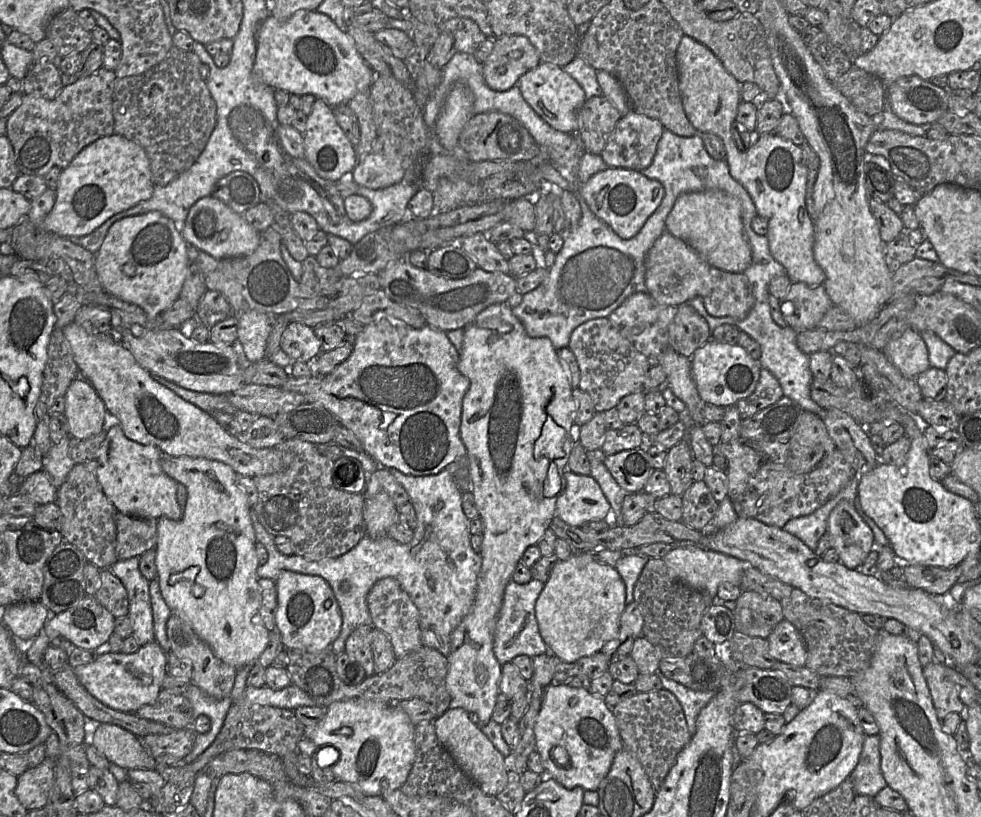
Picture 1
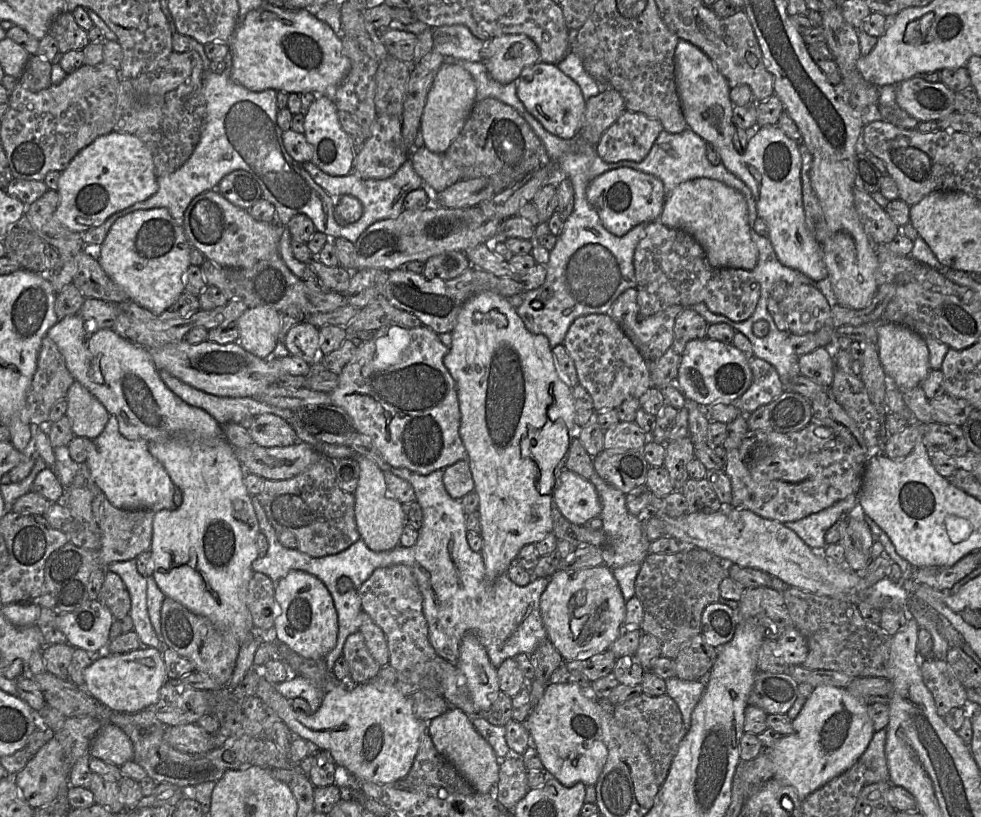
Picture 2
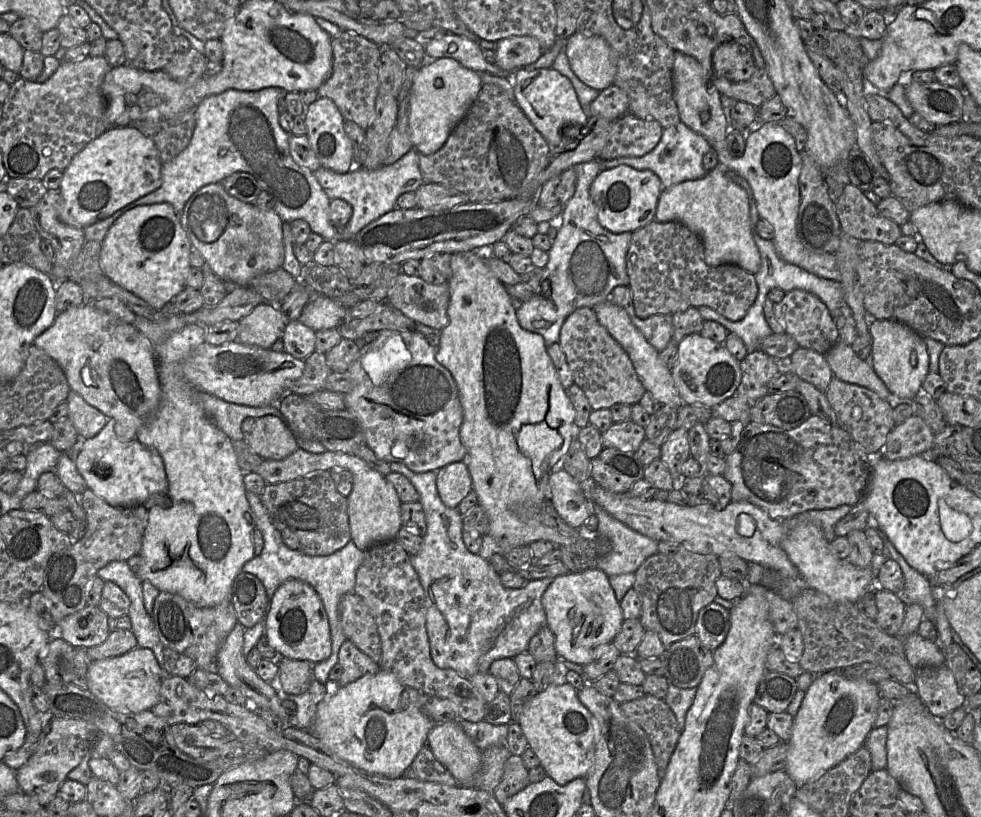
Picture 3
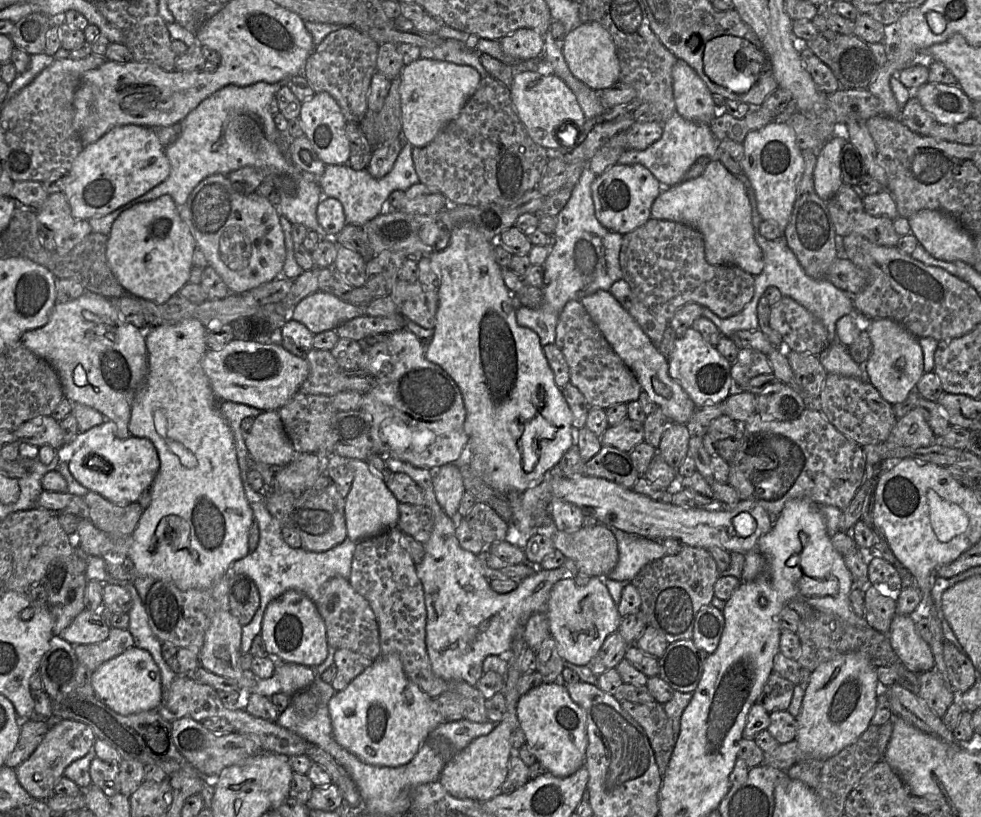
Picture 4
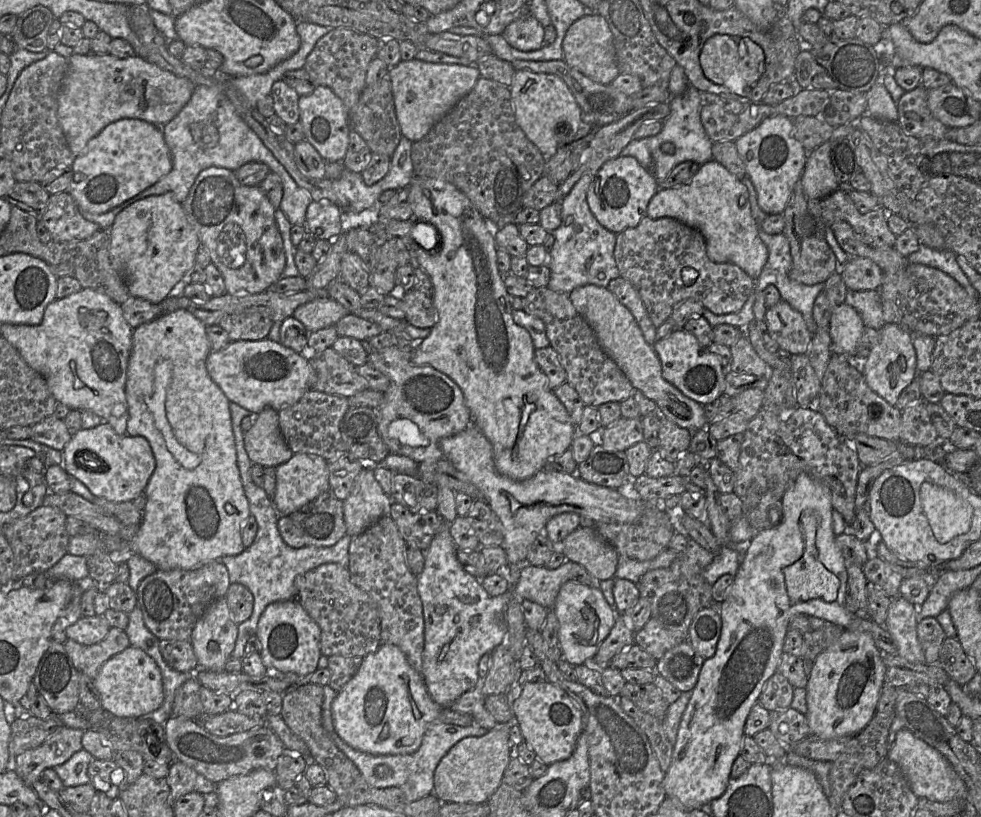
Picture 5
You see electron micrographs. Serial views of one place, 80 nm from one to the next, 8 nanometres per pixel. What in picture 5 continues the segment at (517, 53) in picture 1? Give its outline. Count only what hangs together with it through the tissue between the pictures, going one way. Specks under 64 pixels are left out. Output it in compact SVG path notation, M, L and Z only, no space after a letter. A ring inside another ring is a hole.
M526 14L509 24L502 36L513 48L530 52L542 48L545 28L532 15Z

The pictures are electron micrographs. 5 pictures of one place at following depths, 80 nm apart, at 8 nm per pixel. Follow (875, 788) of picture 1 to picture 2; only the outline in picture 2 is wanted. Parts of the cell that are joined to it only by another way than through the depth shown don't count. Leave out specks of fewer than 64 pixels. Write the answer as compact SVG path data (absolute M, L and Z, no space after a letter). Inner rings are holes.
M886 729L874 732L867 748L858 760L864 765L865 785L889 781L885 743Z

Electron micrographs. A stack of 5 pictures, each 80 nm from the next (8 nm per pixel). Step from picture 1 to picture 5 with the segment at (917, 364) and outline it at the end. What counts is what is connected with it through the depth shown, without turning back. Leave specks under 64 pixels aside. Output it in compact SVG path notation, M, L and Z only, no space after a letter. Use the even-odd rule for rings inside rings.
M886 323L879 330L879 341L868 357L863 362L856 362L861 363L867 385L892 406L896 405L901 392L918 374L913 336L914 334L902 326Z

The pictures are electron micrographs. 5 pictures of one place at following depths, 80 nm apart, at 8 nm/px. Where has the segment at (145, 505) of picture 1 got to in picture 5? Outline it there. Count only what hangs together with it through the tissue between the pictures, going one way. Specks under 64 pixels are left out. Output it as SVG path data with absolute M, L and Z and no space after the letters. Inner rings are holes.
M107 422L90 429L80 429L62 451L62 467L70 476L82 482L95 496L111 502L130 502L146 488L156 467L149 442L142 436L118 435ZM82 452L93 453L101 462L95 467L77 463Z

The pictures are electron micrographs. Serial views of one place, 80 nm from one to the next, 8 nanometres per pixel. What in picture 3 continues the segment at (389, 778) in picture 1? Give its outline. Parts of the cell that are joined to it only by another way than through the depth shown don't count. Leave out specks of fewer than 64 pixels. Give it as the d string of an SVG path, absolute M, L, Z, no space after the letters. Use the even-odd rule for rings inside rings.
M237 623L222 643L217 653L217 674L231 687L240 690L246 696L246 707L248 705L256 705L258 708L270 710L279 716L282 721L289 723L290 713L282 705L282 699L276 690L268 682L261 679L255 669L251 668L246 662L246 658L243 655L244 630L245 627ZM381 668L373 674L365 674L333 695L326 695L318 704L316 717L310 729L331 752L370 774L390 779L402 777L411 766L435 723L422 711L422 692L403 684L392 672Z

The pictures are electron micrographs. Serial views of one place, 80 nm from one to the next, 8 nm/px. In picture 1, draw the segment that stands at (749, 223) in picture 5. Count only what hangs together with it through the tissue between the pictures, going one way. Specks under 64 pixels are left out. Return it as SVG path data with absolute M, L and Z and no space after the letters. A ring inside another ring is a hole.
M720 190L681 194L666 219L666 231L690 245L709 265L743 273L752 263L752 250L742 222L739 201Z

